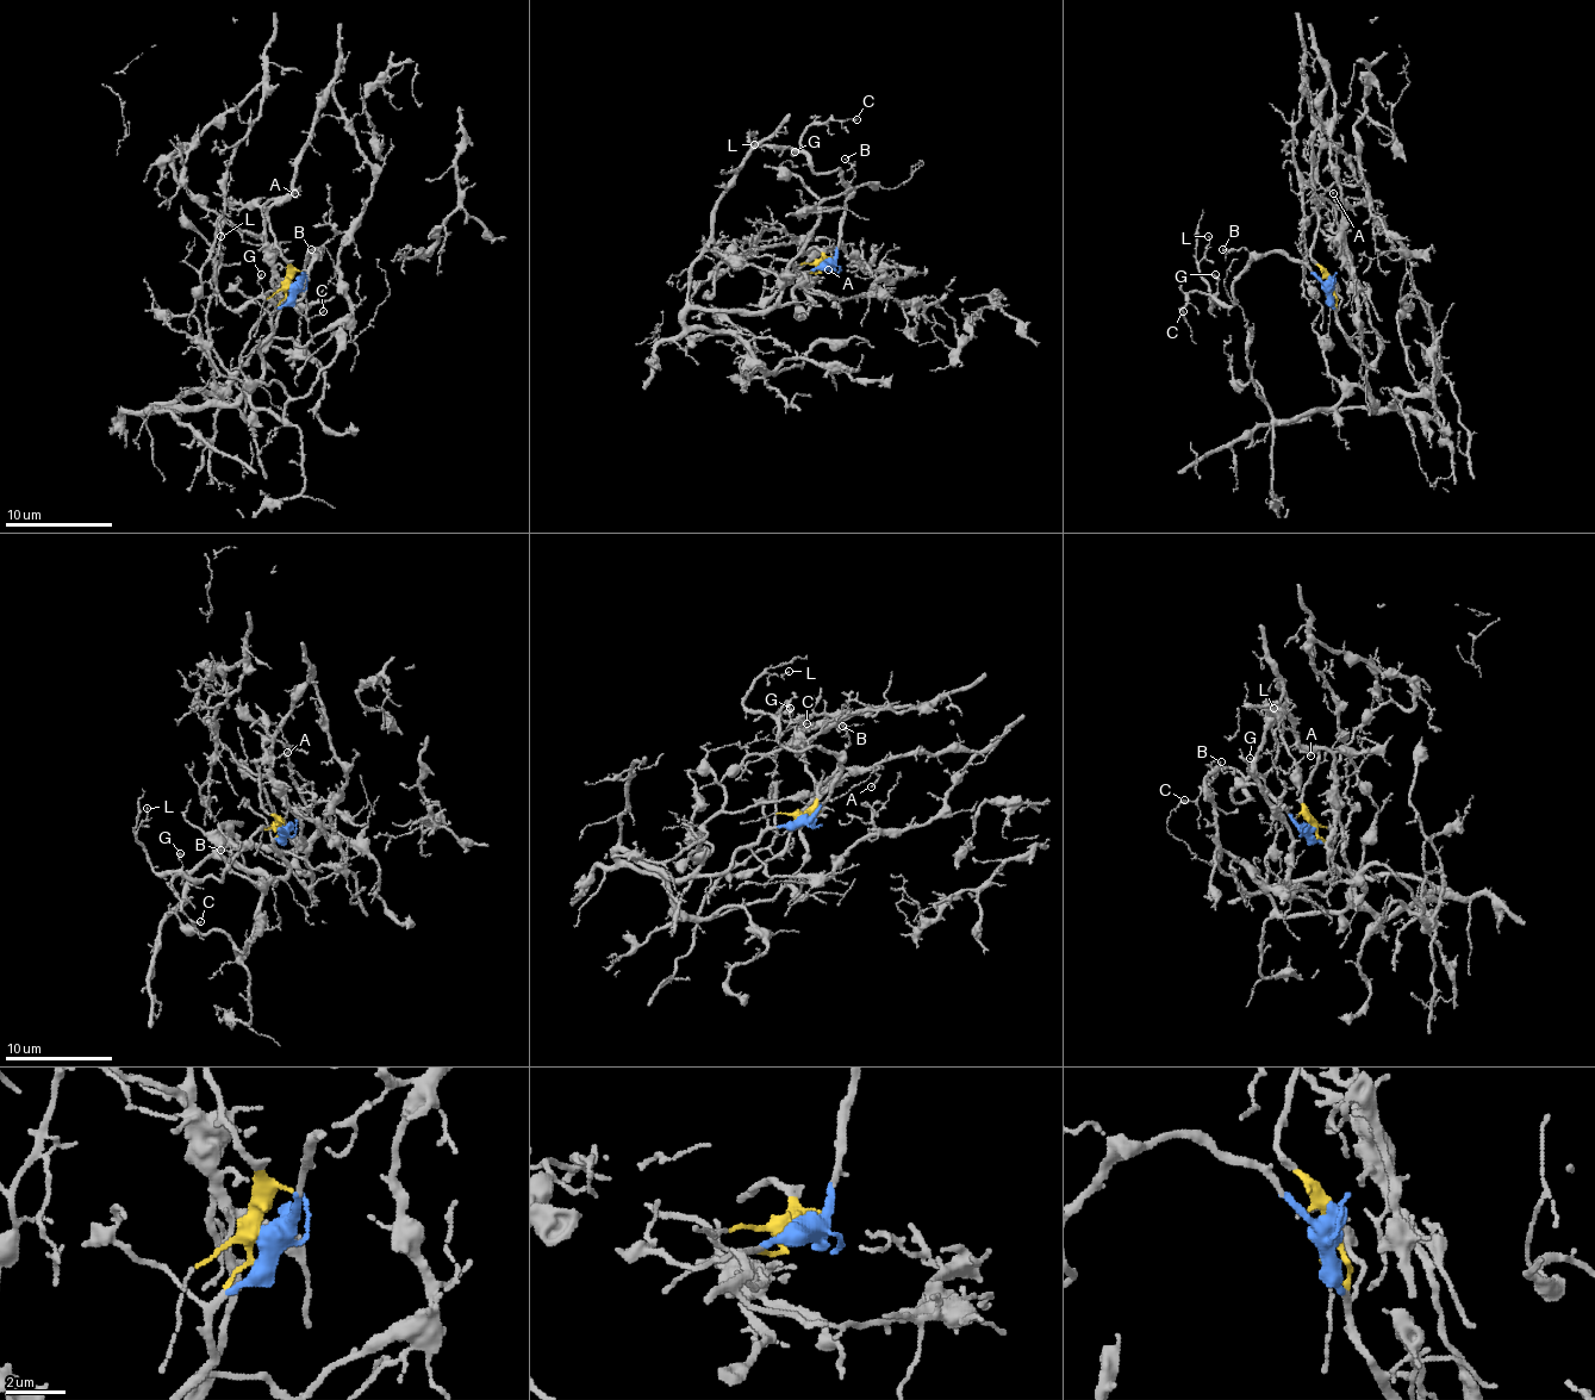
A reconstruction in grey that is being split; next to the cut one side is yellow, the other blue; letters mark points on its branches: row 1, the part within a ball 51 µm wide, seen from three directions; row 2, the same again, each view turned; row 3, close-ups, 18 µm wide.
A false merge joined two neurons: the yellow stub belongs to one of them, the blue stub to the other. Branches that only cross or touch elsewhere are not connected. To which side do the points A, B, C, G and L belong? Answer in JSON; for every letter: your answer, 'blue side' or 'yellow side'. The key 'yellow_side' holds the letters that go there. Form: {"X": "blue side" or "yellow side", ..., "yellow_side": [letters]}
{"A": "yellow side", "B": "blue side", "C": "blue side", "G": "blue side", "L": "blue side", "yellow_side": ["A"]}

